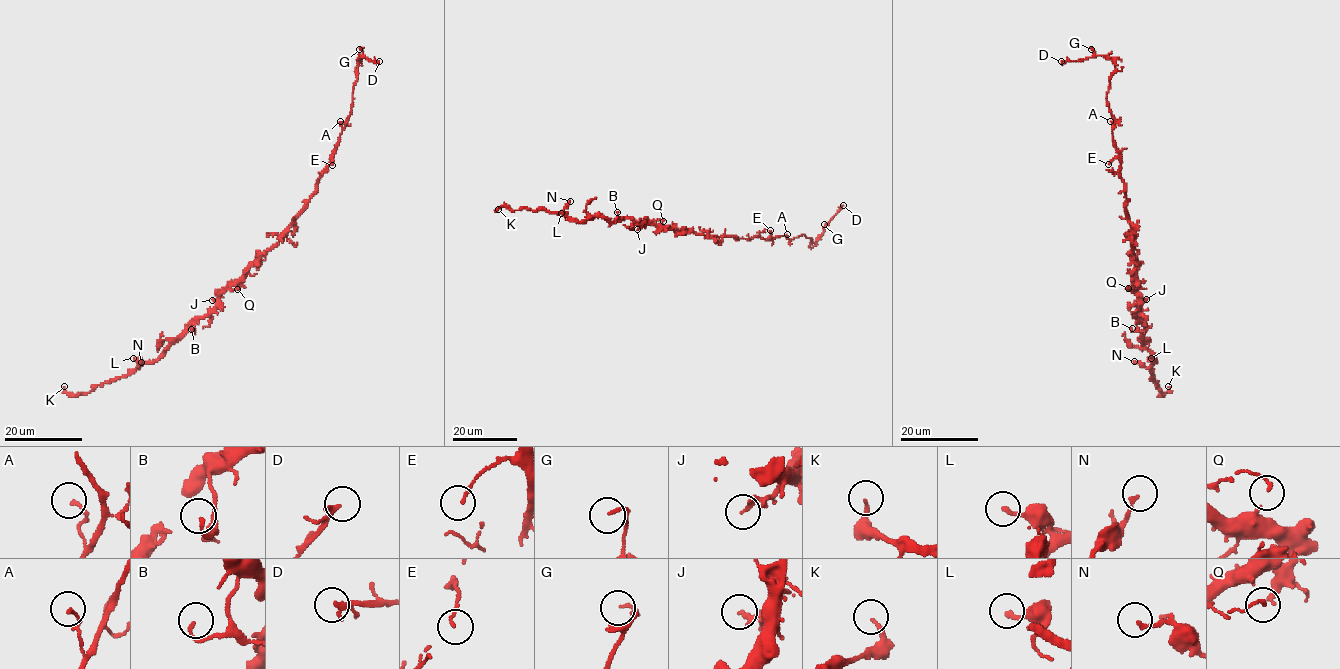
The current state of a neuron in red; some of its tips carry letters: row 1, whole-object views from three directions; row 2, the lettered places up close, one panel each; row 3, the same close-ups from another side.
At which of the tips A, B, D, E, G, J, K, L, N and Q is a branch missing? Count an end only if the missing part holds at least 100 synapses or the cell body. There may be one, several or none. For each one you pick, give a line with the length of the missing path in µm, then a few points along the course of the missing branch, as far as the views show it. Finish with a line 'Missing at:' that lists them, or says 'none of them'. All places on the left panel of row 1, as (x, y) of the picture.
D: 6 µm
Missing at: D

